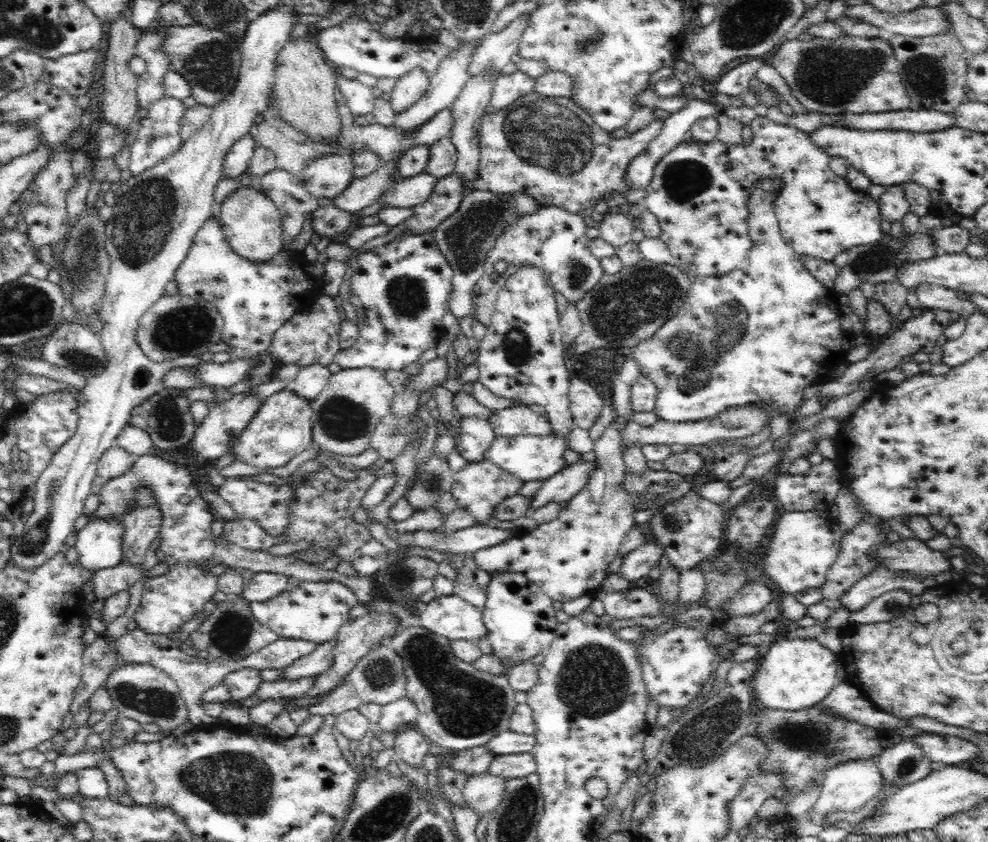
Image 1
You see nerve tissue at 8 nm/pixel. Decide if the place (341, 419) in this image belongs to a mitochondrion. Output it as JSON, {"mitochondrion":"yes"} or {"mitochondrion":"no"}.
{"mitochondrion":"yes"}

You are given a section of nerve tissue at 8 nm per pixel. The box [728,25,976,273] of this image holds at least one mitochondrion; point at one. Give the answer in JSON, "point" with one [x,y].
{"point":[831,75]}

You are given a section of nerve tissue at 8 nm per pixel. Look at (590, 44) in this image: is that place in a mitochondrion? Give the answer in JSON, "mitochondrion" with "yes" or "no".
{"mitochondrion":"yes"}

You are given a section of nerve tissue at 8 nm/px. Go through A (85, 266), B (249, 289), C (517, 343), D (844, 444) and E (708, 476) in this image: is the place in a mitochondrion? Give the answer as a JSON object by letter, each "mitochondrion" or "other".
{"A":"mitochondrion","B":"other","C":"mitochondrion","D":"other","E":"other"}

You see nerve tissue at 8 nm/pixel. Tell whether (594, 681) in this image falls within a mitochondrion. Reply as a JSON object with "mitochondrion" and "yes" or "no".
{"mitochondrion":"yes"}

